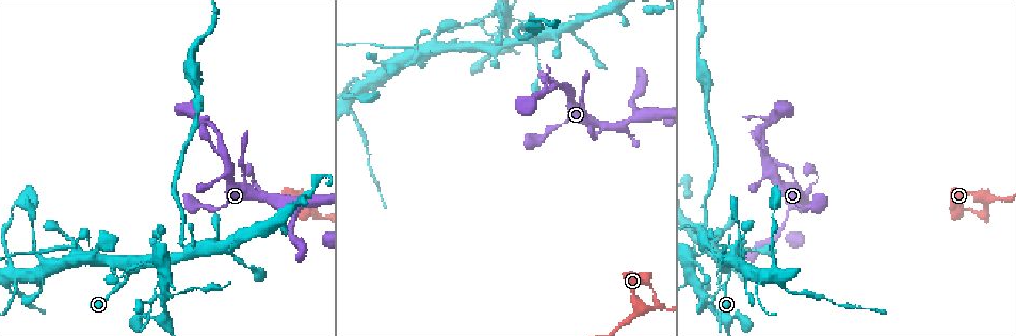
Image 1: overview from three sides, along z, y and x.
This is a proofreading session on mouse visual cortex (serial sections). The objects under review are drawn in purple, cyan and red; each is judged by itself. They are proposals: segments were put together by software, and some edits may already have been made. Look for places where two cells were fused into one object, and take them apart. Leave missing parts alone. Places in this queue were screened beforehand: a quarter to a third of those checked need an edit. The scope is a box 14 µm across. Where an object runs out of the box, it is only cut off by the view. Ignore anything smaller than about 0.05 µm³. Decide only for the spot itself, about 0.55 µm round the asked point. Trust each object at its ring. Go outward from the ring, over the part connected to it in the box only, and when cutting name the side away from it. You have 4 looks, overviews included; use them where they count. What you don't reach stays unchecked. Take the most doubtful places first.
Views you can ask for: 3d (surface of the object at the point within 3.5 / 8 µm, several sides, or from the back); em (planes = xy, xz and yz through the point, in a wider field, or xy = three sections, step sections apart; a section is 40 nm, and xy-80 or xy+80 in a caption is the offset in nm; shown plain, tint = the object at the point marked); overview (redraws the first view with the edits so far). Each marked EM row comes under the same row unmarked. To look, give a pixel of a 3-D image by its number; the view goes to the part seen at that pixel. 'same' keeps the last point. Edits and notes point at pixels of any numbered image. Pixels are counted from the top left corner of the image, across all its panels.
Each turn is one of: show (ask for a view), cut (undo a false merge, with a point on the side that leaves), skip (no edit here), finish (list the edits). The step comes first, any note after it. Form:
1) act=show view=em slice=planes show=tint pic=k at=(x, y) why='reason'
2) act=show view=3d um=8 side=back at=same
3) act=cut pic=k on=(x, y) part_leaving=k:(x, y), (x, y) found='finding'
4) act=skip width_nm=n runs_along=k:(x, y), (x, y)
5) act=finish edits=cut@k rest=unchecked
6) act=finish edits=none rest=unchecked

act=show view=3d um=3.5 pic=1 at=(129, 272) why='two arms in line, one across'

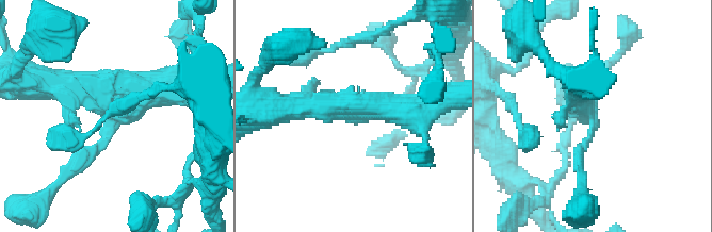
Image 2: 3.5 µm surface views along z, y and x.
act=show view=em slice=xy step=2 show=tint pic=2 at=(589, 113) arms=3 arm_widths_nm=150,350,400

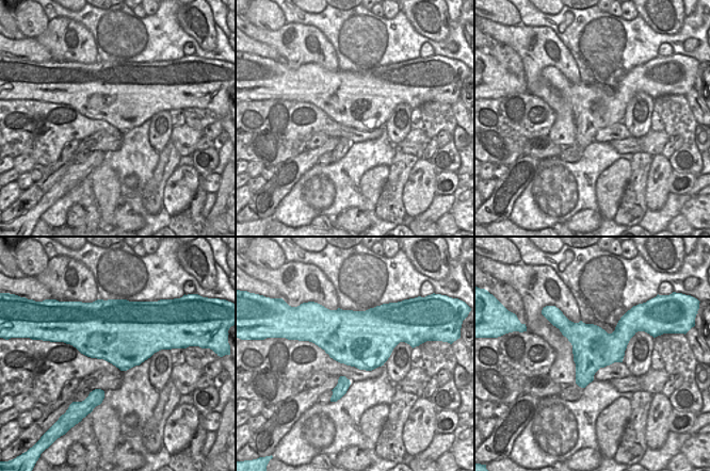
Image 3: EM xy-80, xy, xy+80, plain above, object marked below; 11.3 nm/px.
act=skip runs_along=2:(76, 166), (145, 90), (181, 87) found='all the same cell'

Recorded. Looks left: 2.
act=show view=3d um=3.5 pic=1 at=(503, 29) why='small branch off a trunk'

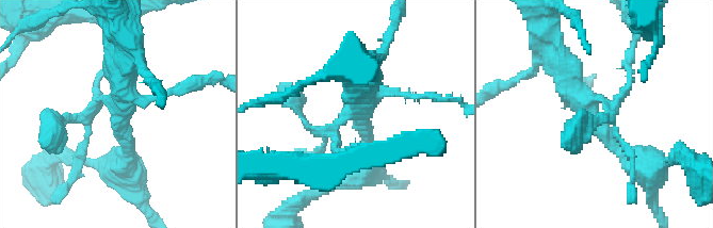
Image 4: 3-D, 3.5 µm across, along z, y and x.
act=show view=em slice=planes show=tint pic=4 at=(589, 97) why='shape alone is not enough'

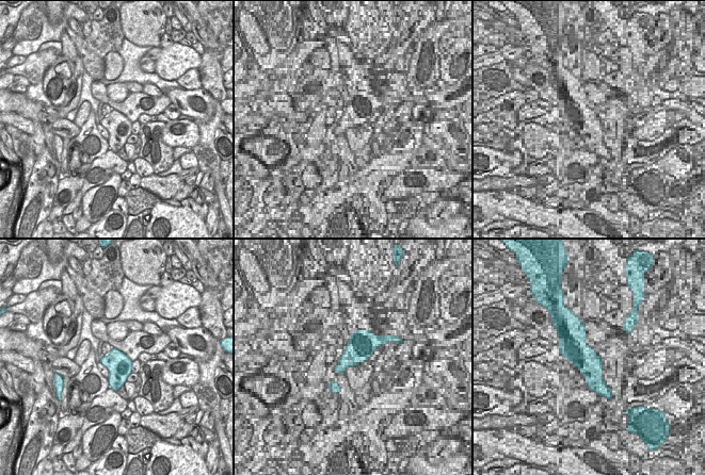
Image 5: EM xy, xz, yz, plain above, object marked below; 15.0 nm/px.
act=cut pic=4 on=(120, 128) found='a second cell is stuck on'

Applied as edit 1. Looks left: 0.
act=finish edits=cut@4 rest=unchecked

